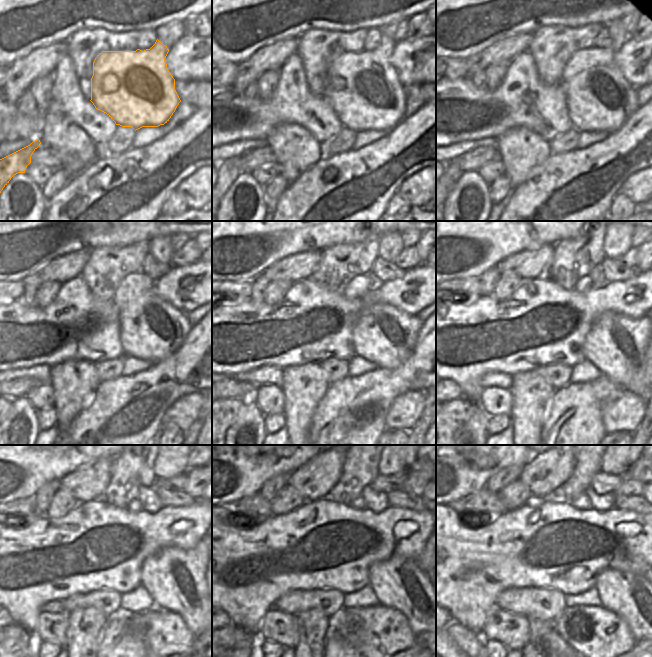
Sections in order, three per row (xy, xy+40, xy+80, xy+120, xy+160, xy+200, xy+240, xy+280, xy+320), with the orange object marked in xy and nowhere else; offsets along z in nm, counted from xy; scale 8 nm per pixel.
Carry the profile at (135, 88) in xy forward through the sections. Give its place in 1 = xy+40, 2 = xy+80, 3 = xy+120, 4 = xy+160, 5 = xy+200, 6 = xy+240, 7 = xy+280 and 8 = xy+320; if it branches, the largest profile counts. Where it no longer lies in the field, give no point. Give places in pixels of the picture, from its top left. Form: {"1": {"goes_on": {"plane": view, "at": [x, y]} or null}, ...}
{"1": {"goes_on": {"plane": "xy+40", "at": [363, 88]}}, "2": {"goes_on": {"plane": "xy+80", "at": [598, 98]}}, "3": {"goes_on": {"plane": "xy+120", "at": [151, 329]}}, "4": {"goes_on": {"plane": "xy+160", "at": [383, 334]}}, "5": {"goes_on": {"plane": "xy+200", "at": [616, 344]}}, "6": {"goes_on": {"plane": "xy+240", "at": [175, 578]}}, "7": {"goes_on": {"plane": "xy+280", "at": [398, 583]}}, "8": {"goes_on": {"plane": "xy+320", "at": [632, 597]}}}

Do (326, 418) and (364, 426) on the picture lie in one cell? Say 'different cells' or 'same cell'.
same cell

